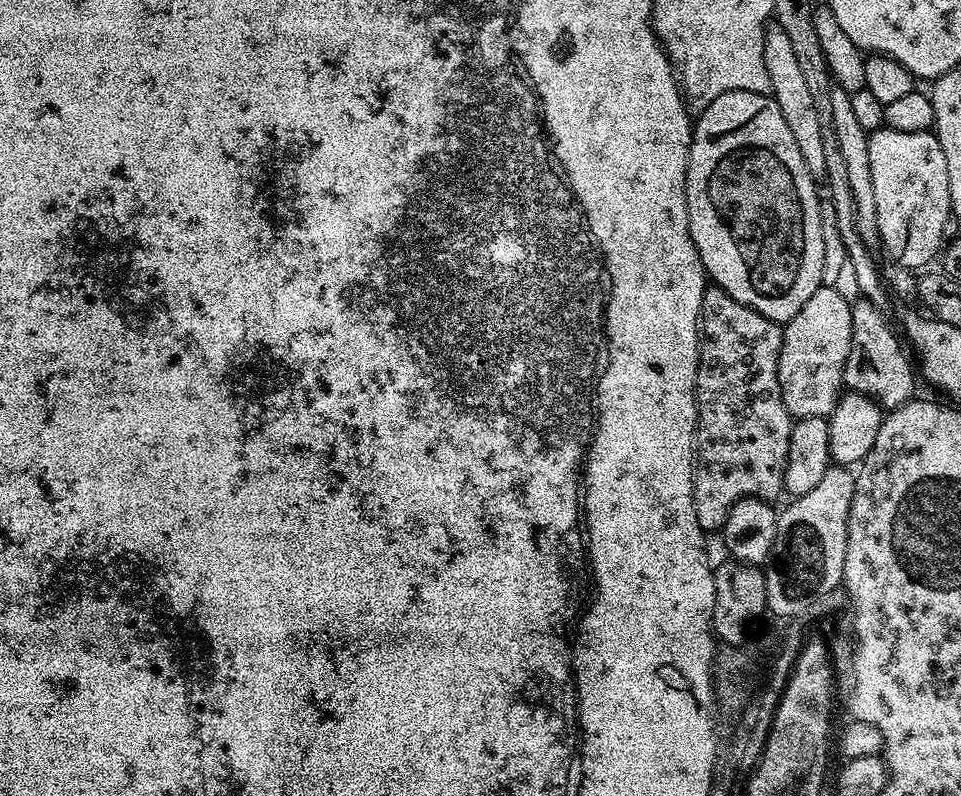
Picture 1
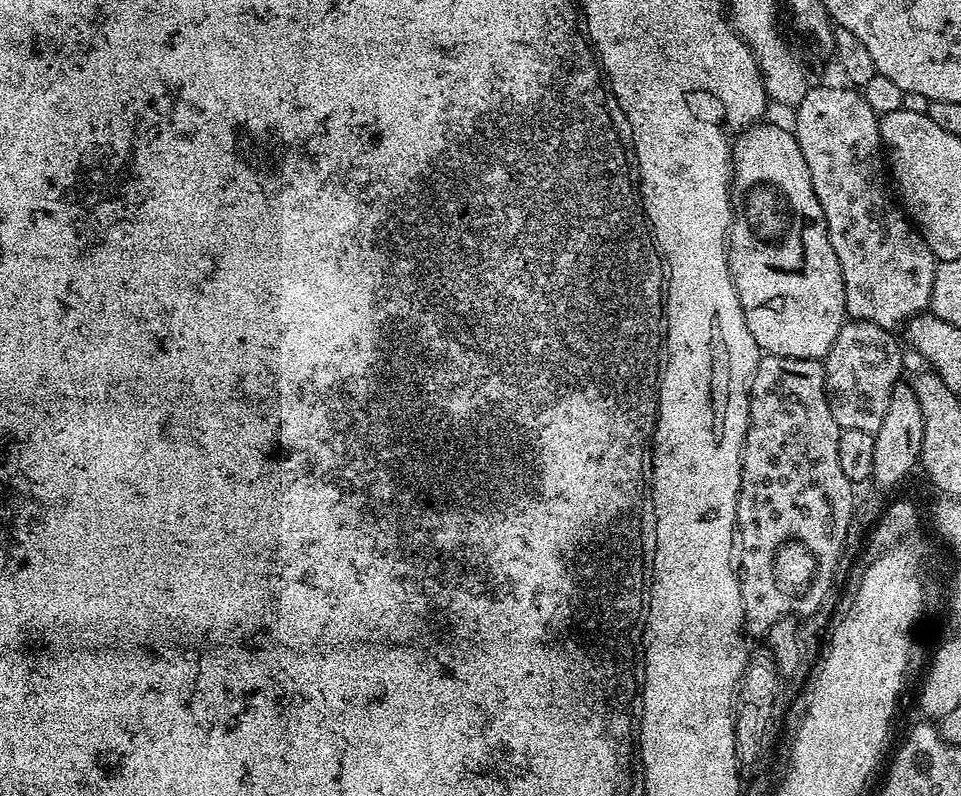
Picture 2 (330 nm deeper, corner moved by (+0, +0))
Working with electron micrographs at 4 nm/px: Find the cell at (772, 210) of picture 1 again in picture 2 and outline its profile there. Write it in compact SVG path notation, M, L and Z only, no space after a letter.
M757 122L741 131L732 144L732 226L728 233L728 265L744 307L744 317L761 353L823 361L846 322L844 283L838 254L830 246L826 218L810 182L810 166L802 158L795 135L776 124Z

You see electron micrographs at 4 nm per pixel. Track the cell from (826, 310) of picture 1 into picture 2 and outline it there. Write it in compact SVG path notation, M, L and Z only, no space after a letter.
M849 319L840 327L834 346L830 346L822 363L824 366L824 392L828 395L830 414L843 430L866 430L873 434L882 426L886 406L894 386L901 383L900 371L904 368L904 356L893 333L865 320Z

